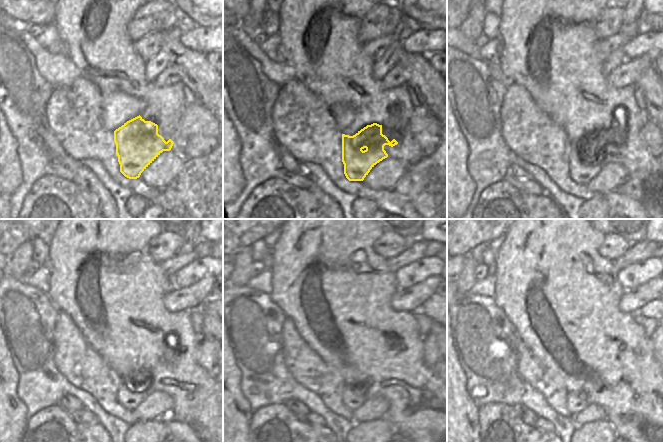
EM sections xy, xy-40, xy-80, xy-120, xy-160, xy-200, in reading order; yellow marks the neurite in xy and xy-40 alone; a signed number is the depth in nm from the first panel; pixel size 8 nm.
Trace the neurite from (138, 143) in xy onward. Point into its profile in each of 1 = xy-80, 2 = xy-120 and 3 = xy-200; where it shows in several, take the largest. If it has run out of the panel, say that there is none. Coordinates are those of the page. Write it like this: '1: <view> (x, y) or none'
1: xy-80 (581, 168)
2: xy-120 (129, 396)
3: xy-200 (575, 403)

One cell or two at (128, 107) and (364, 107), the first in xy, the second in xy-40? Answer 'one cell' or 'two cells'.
two cells

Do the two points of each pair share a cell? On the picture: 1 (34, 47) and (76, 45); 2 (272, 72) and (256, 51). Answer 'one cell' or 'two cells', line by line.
1: two cells
2: one cell

